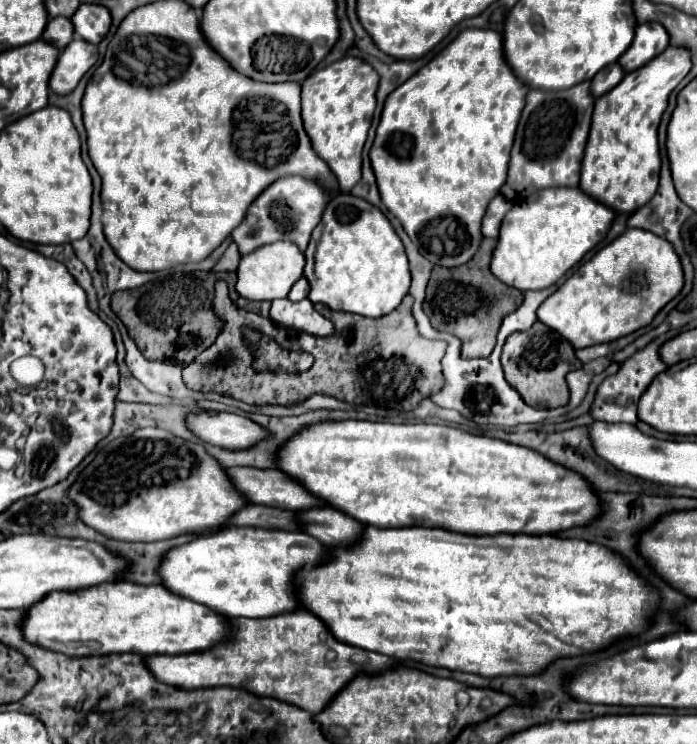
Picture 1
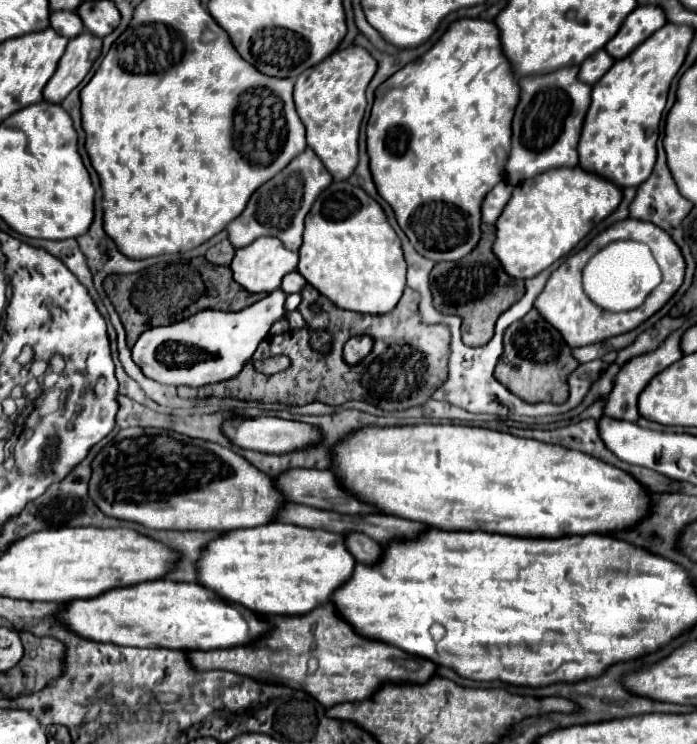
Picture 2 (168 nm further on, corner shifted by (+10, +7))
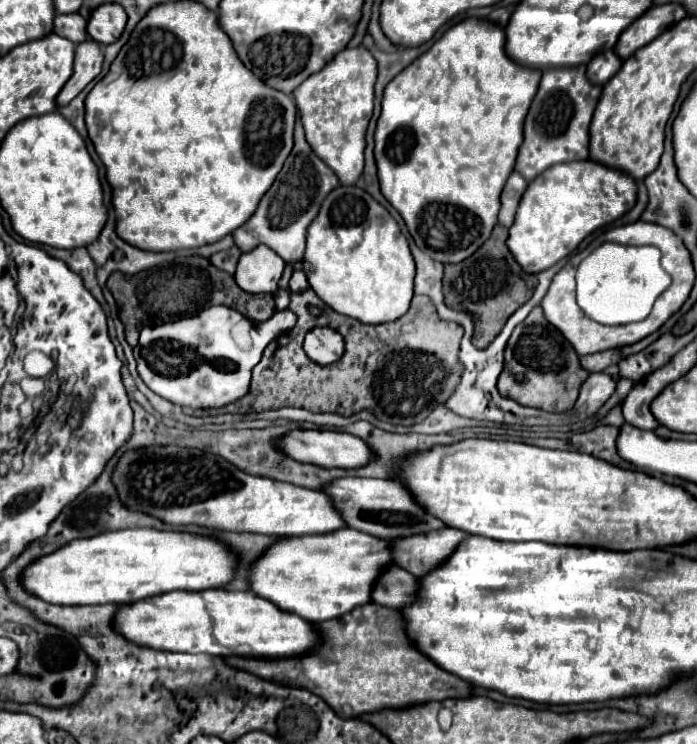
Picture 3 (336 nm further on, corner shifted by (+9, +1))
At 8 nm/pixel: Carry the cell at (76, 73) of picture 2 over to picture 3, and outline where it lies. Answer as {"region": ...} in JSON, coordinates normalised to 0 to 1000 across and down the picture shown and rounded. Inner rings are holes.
{"region":[[[123,54],[112,59],[106,75],[106,99],[83,126],[83,145],[100,140],[146,97],[146,83],[149,83],[149,73],[141,56]]]}

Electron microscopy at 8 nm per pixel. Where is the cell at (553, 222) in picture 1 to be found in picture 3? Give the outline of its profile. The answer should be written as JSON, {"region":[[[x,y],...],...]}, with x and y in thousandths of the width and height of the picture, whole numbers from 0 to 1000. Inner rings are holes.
{"region":[[[835,215],[824,220],[798,220],[772,237],[772,242],[760,245],[740,285],[740,296],[732,304],[732,315],[726,323],[729,336],[735,339],[737,349],[755,368],[775,368],[783,360],[795,358],[801,349],[812,347],[846,312],[855,306],[881,298],[892,288],[898,288],[912,274],[912,245],[904,237],[875,228],[858,218]]]}

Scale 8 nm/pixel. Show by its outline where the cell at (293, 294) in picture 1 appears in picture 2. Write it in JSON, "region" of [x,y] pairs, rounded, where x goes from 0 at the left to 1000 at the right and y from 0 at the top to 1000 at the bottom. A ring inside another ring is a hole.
{"region":[[[415,366],[415,368],[406,374],[406,382],[403,382],[403,387],[406,387],[412,395],[429,392],[435,384],[438,384],[438,374],[435,374],[429,366]]]}

